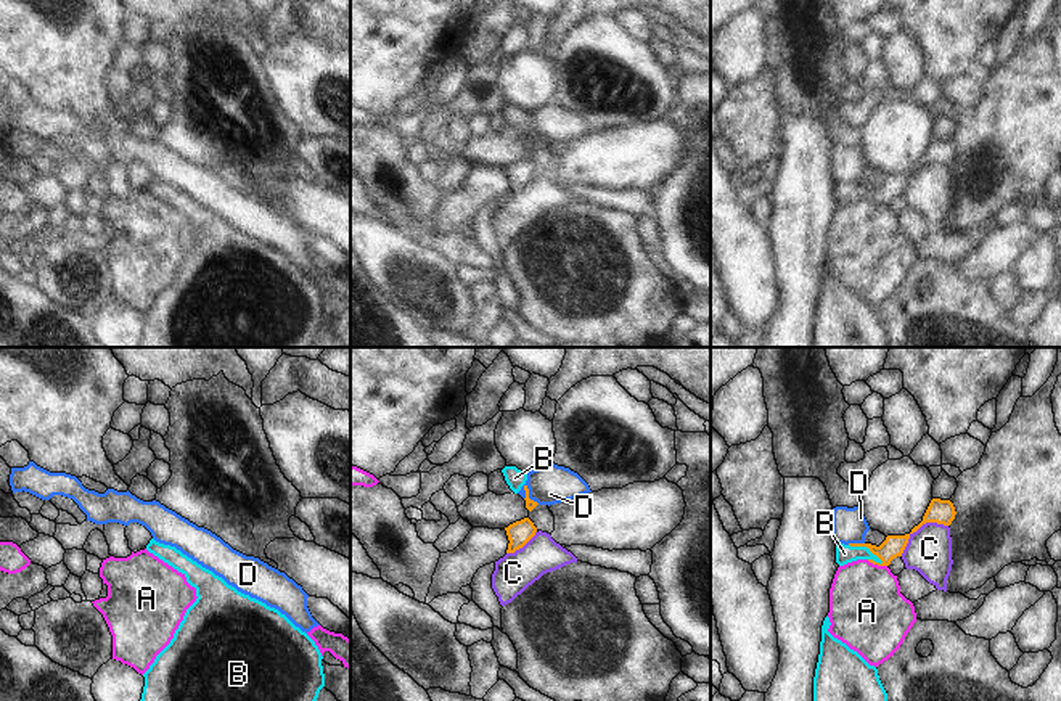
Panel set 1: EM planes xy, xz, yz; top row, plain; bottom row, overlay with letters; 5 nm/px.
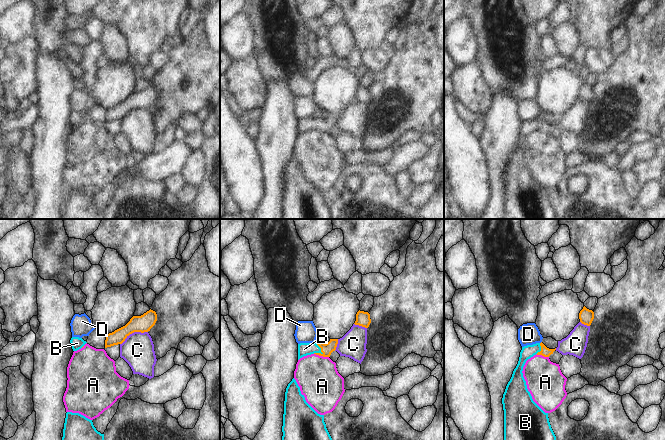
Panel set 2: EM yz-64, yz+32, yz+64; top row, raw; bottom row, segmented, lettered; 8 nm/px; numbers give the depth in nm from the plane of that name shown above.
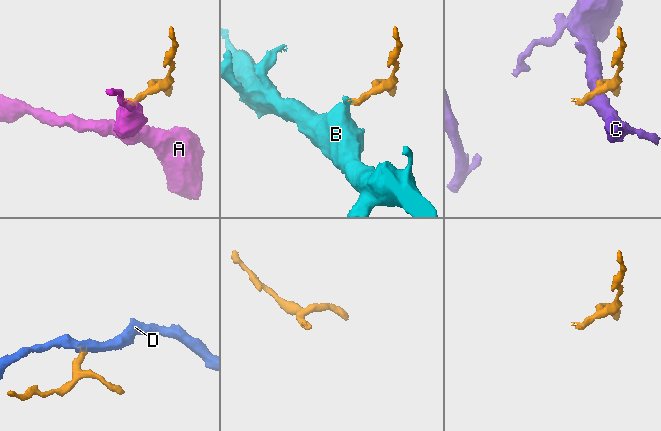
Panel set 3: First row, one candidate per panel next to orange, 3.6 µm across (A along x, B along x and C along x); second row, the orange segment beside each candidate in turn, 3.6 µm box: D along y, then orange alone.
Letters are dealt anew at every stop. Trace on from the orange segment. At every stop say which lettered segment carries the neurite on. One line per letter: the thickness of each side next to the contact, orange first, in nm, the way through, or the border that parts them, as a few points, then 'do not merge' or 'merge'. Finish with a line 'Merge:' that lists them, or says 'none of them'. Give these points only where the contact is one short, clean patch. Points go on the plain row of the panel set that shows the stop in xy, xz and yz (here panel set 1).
A: 110/380 nm | along yz (867, 200), (886, 206) | do not merge
B: 110/100 nm | across yz (894, 185), (888, 190), (867, 187), (844, 193) | merge
C: 130/220 nm | do not merge
D: 50/200 nm | along xz (524, 124), (529, 137), (539, 143) | do not merge
Merge: B

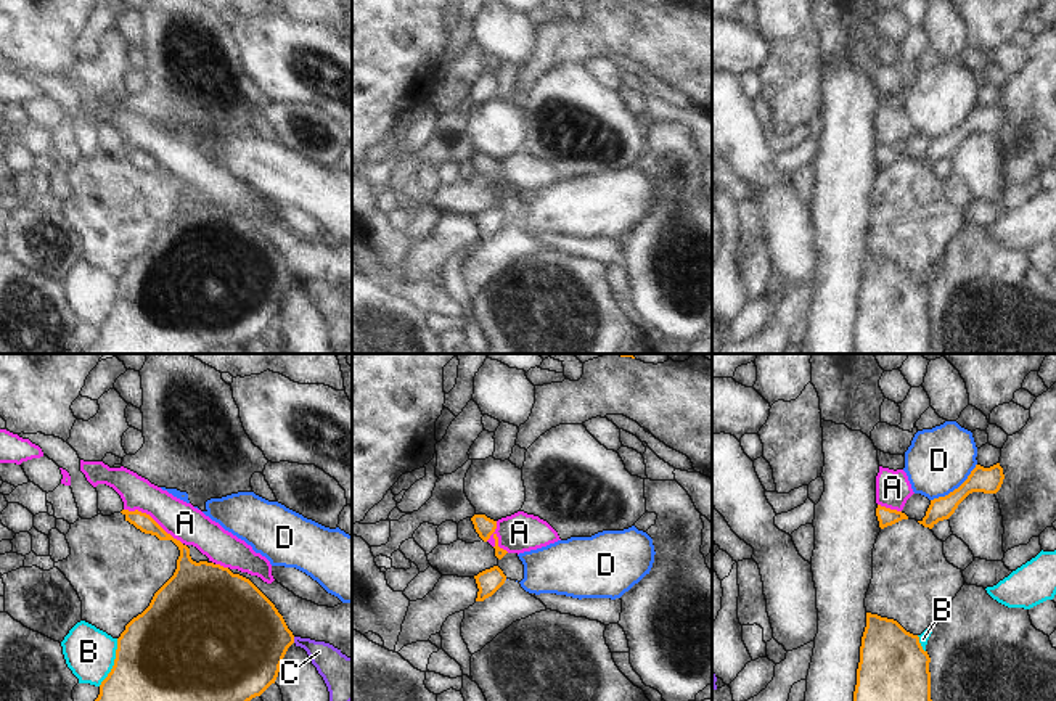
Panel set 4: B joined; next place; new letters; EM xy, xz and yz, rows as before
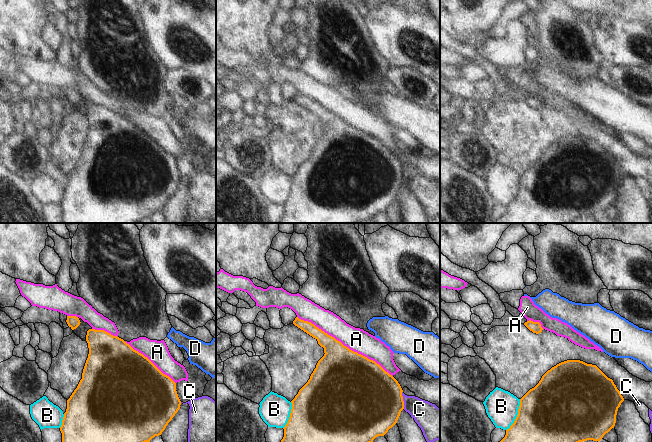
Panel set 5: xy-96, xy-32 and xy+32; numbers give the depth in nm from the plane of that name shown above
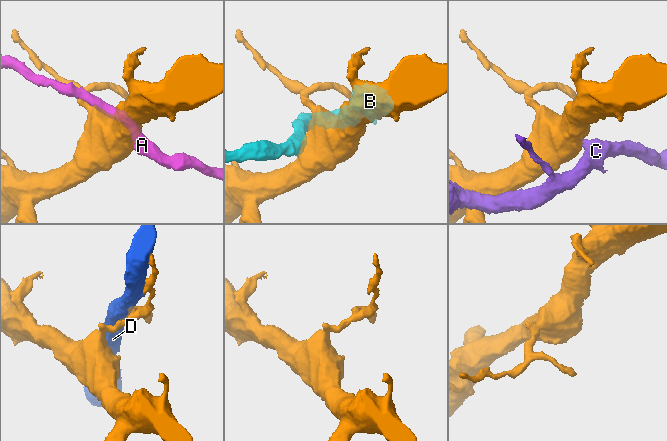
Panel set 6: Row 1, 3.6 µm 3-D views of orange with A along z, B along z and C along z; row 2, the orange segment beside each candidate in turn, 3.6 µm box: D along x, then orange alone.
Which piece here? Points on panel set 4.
A: 90/190 nm | do not merge
B: 500/260 nm | along xy (118, 278), (113, 307), (98, 325) | do not merge
C: 440/160 nm | do not merge
D: 130/320 nm | do not merge
Merge: none of them

